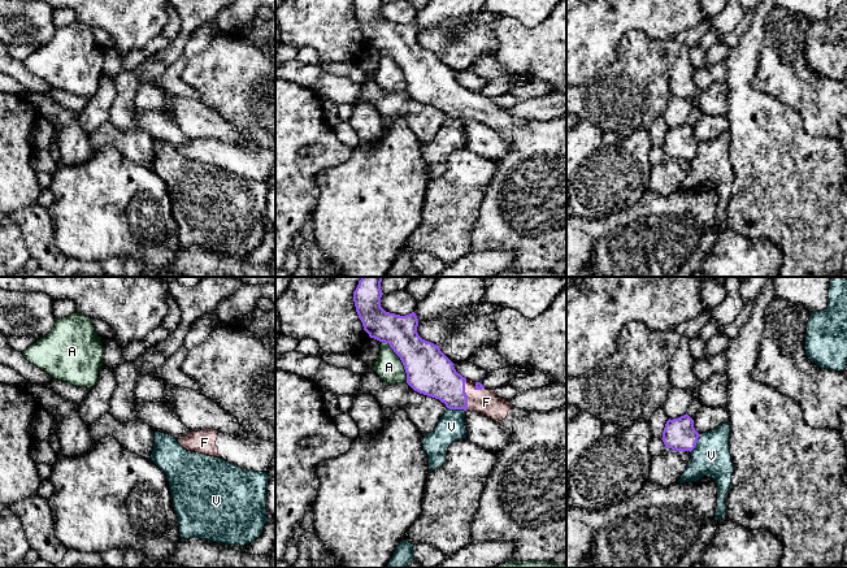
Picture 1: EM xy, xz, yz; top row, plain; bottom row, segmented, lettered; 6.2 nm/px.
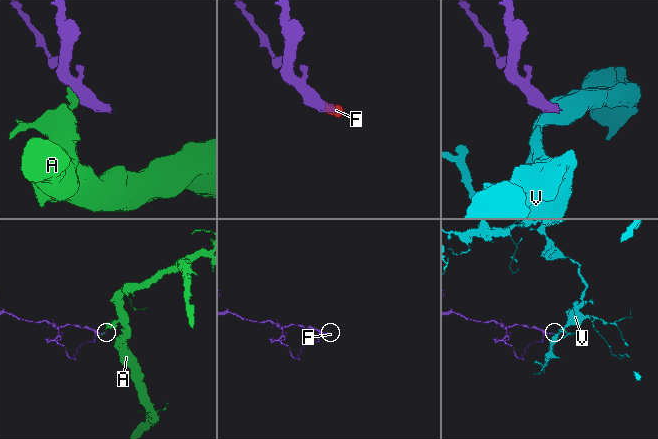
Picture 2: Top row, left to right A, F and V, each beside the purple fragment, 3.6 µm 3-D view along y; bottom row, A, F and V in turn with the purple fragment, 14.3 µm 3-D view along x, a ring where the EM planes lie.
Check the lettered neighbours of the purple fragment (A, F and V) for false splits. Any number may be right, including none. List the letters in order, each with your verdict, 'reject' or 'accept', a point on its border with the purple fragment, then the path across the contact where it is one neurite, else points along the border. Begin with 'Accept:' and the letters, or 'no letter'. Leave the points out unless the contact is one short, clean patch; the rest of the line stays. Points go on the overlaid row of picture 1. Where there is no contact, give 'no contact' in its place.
Accept: F
A: reject; meets purple in xz at (400, 359); border along xz (381, 341), (386, 342), (399, 358), (407, 381)
F: accept; meets purple in xz at (465, 395); runs through xz (431, 373), (455, 391), (465, 395), (486, 402)
V: reject; meets purple in xz at (456, 408); border along xz (447, 407), (464, 411)

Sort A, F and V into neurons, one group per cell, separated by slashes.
A / F / V

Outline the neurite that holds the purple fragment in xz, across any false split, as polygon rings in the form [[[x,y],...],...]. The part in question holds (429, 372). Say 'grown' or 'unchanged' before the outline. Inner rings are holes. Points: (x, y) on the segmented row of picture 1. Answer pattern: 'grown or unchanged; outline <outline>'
grown; outline [[[362,277],[353,302],[370,338],[388,343],[400,357],[407,383],[417,393],[439,399],[449,409],[478,412],[511,430],[507,445],[496,452],[498,464],[488,474],[470,524],[473,541],[511,541],[516,562],[551,562],[566,549],[566,406],[550,411],[526,411],[501,399],[495,390],[466,380],[439,346],[417,333],[414,312],[400,316],[381,307],[382,277]]]

